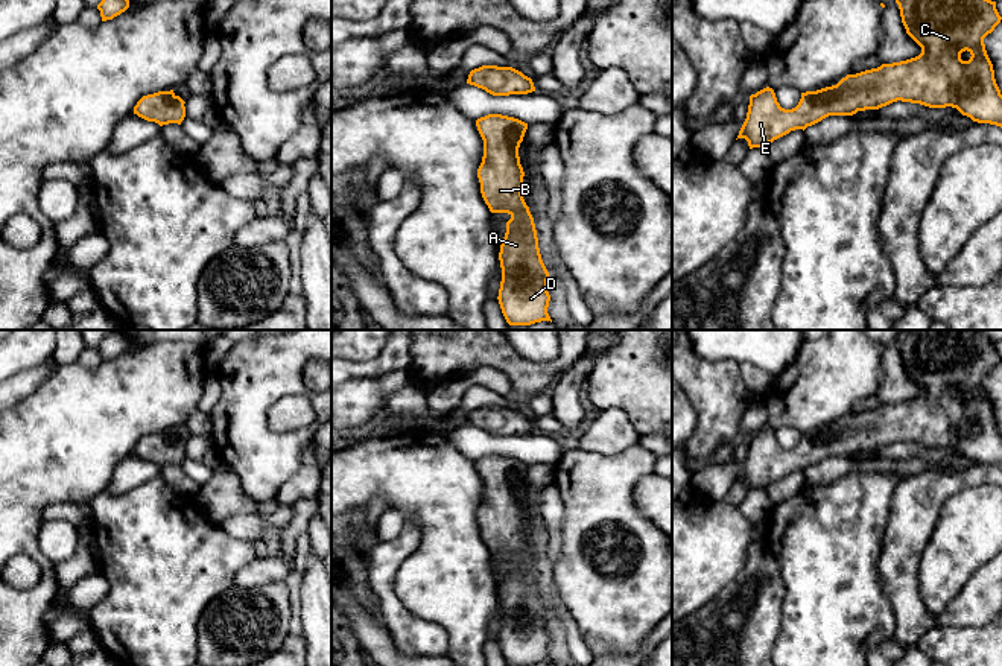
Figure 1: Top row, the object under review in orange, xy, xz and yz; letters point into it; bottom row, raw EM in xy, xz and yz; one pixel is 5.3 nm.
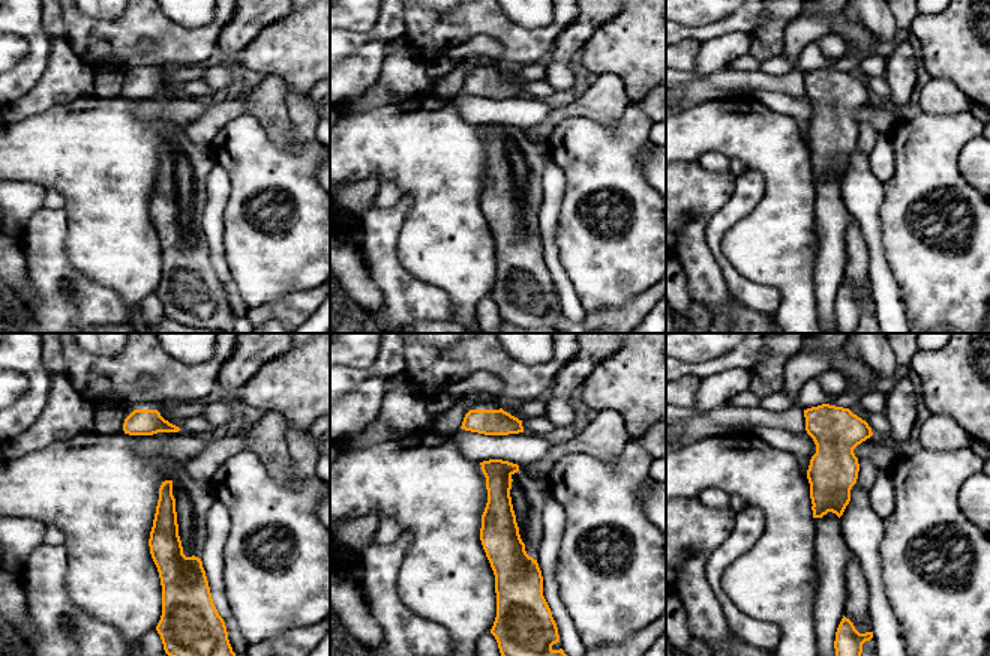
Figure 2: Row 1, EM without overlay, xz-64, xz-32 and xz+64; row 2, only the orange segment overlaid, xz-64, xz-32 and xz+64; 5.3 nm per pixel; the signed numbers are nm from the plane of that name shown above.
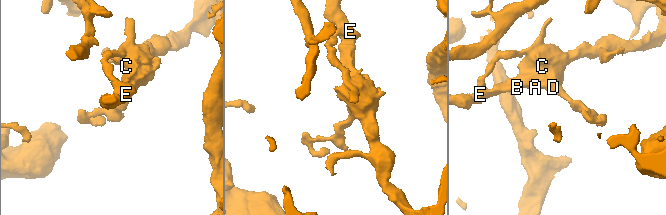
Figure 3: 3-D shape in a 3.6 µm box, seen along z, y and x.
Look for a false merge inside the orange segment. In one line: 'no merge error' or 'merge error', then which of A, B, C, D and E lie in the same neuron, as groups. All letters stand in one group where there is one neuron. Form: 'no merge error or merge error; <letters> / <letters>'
no merge error; A B C D E

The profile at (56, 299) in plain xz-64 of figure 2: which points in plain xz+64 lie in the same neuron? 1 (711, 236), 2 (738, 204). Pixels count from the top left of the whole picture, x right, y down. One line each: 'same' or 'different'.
1: same
2: same

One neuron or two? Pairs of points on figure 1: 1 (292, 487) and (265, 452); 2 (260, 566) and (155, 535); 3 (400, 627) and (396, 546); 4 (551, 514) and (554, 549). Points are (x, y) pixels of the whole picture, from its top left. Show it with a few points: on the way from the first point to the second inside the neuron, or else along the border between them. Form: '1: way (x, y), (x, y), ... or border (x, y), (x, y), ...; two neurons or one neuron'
1: border (303, 449), (298, 470), (274, 499); two neurons
2: border (256, 557), (234, 574), (231, 586); two neurons
3: way (391, 607), (385, 595), (385, 566); one neuron
4: way (554, 523), (554, 540); one neuron

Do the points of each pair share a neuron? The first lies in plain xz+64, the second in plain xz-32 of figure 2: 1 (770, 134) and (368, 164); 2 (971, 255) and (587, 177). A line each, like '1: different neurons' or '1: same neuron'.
1: same neuron
2: same neuron

